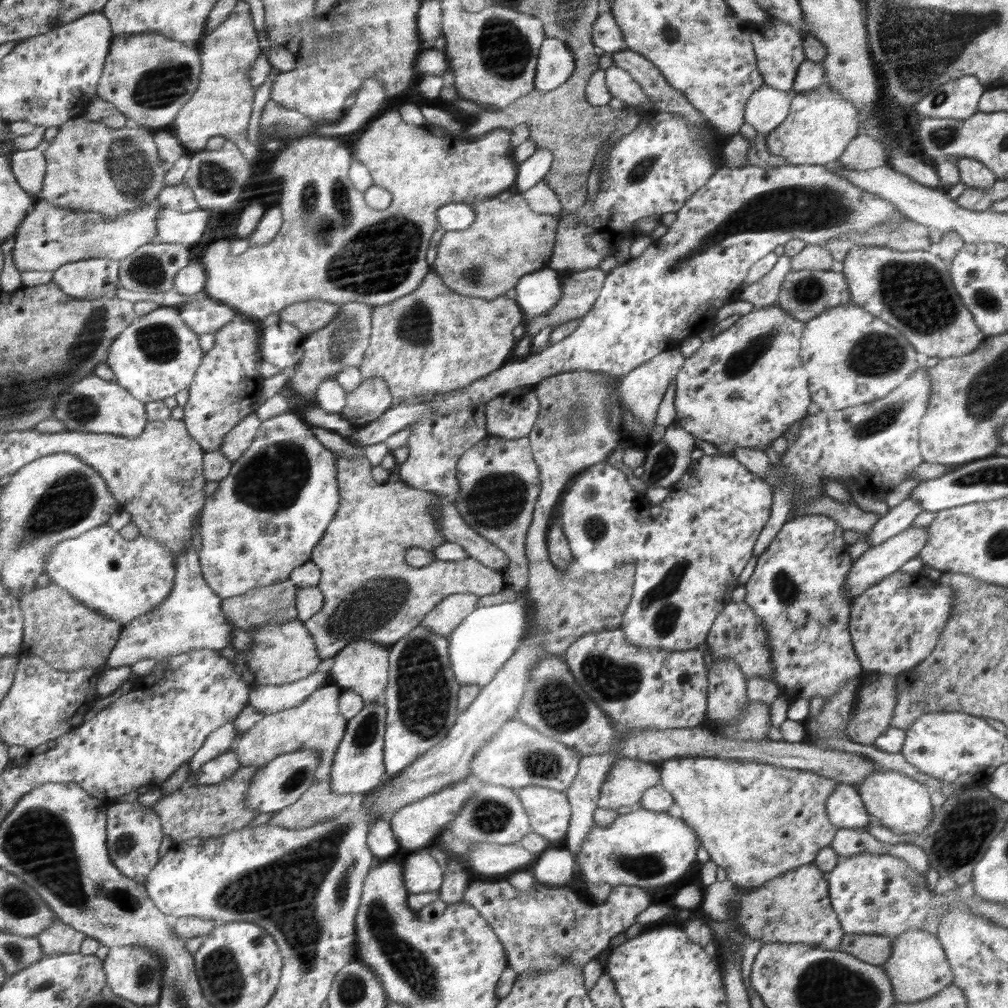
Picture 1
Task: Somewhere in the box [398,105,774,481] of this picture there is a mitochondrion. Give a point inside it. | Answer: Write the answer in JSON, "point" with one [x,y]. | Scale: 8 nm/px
{"point":[642,170]}

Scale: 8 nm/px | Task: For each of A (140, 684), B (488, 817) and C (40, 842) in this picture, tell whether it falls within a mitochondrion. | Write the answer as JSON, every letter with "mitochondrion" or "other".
{"A":"other","B":"mitochondrion","C":"mitochondrion"}

